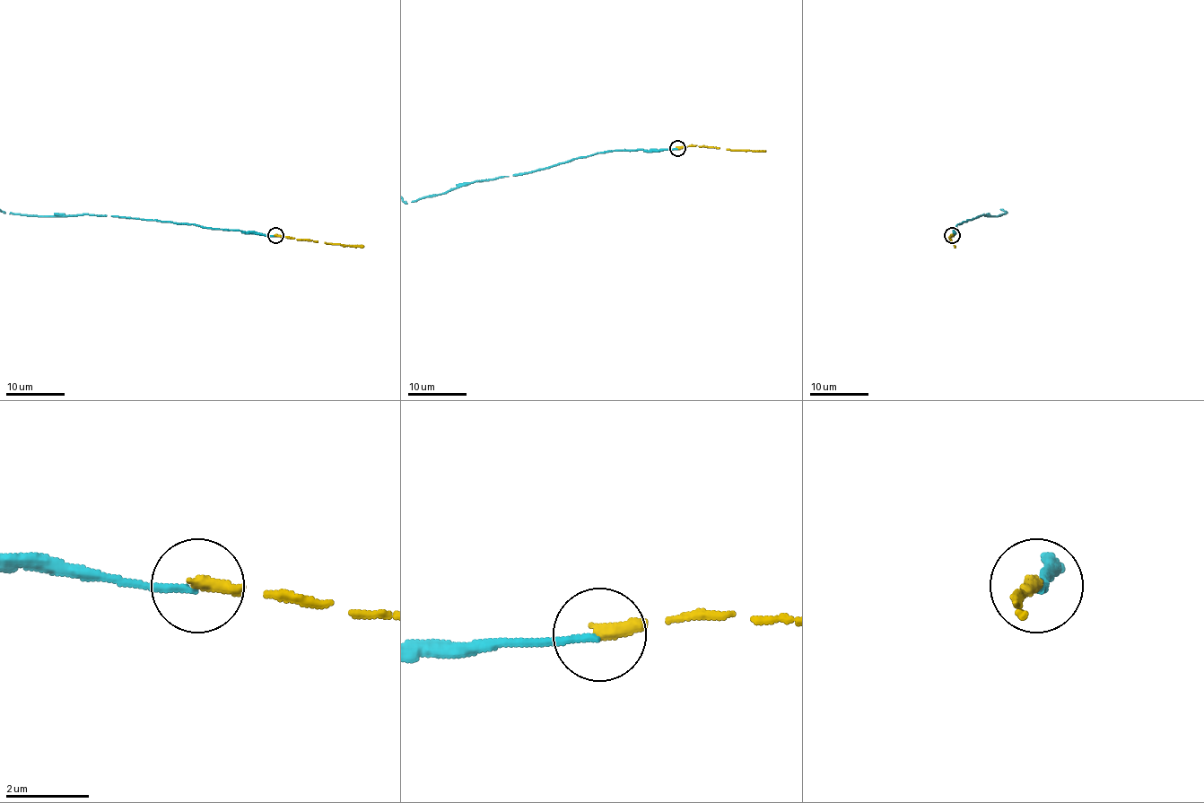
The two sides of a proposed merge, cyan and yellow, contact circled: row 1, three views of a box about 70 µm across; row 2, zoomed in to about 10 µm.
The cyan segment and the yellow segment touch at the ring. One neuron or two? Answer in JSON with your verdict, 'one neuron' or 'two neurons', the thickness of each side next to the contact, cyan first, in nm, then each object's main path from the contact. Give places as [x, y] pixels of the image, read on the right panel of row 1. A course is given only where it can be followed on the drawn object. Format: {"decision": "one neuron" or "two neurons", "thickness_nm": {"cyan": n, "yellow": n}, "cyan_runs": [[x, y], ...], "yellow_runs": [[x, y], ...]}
{"decision": "two neurons", "thickness_nm": {"cyan": 160, "yellow": 340}, "yellow_runs": [[952, 235], [948, 238], [955, 247]]}

